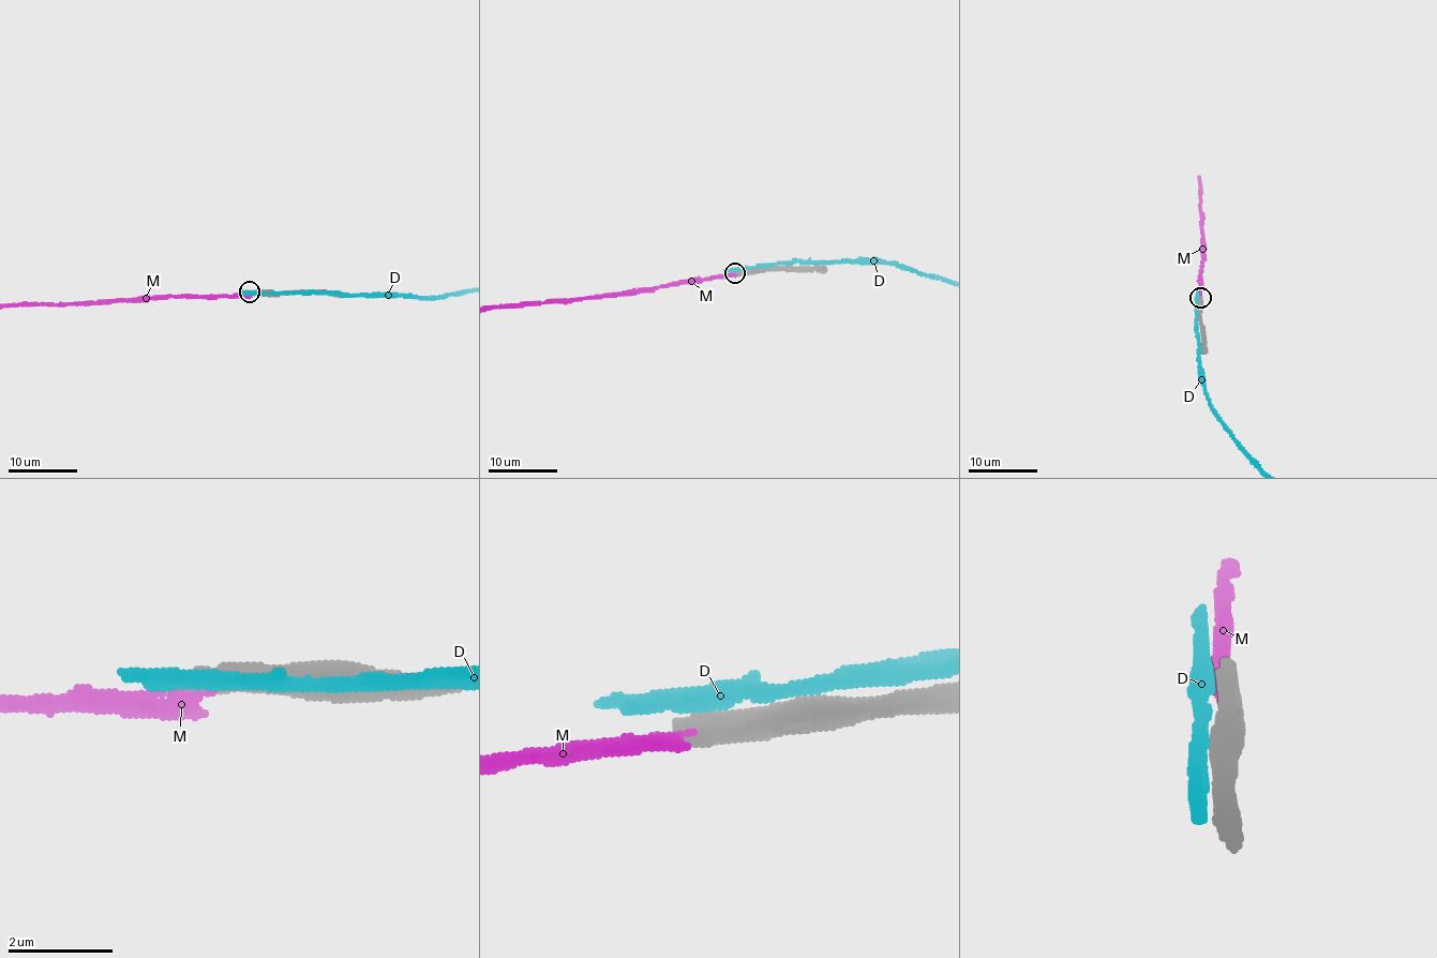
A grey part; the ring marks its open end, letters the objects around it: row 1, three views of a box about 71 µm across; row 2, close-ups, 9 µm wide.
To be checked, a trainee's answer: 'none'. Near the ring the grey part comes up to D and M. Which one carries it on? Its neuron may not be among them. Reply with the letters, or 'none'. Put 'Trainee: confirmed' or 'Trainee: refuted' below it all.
none
Trainee: confirmed

